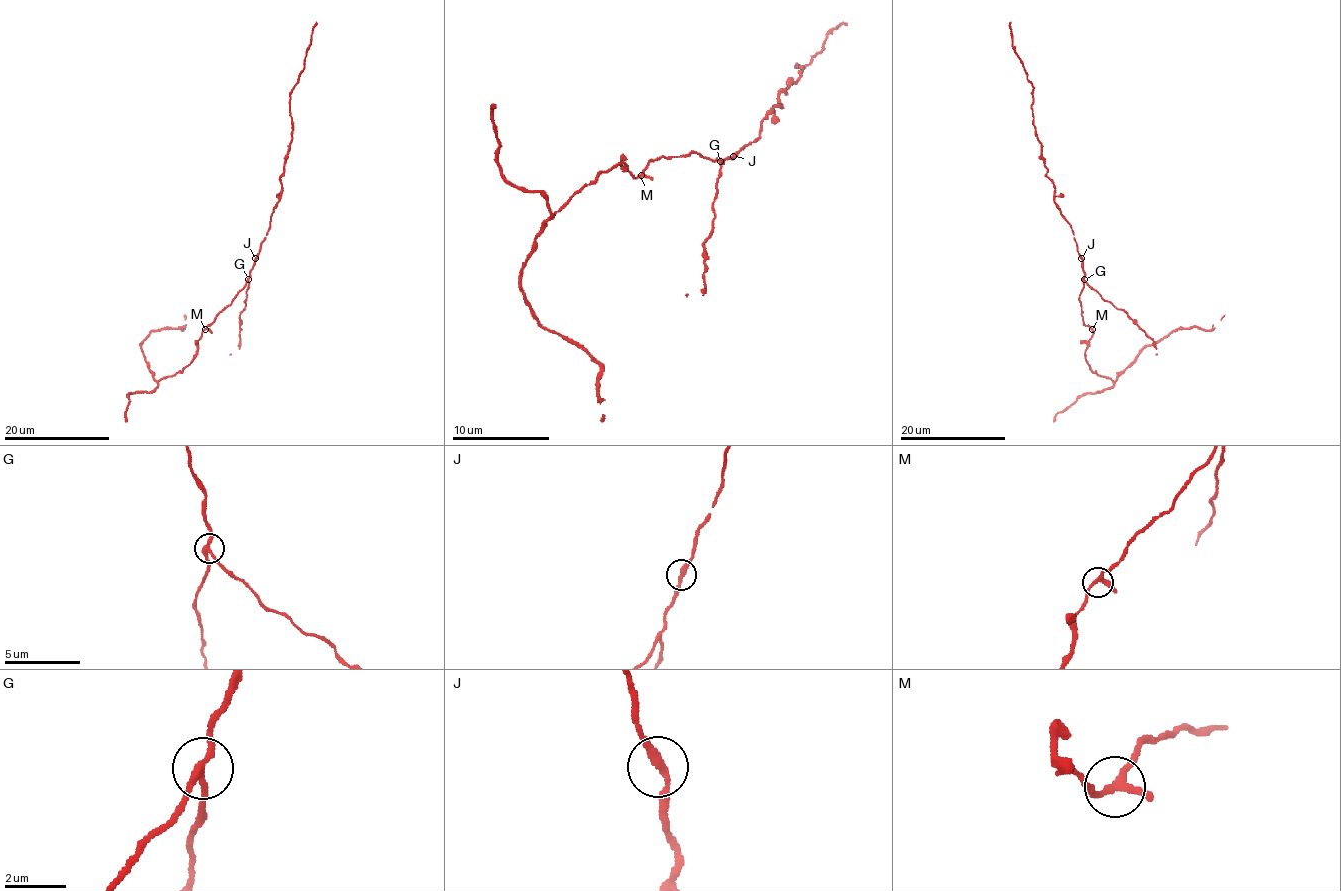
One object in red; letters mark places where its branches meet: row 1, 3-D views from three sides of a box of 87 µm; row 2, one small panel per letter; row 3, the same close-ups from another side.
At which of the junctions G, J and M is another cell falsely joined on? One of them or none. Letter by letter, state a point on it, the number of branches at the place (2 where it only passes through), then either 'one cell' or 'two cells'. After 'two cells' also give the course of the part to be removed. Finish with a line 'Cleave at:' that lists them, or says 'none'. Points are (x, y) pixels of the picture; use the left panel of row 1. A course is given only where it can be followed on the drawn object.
G: place (248, 279); branches 3; two cells; course (249, 279), (245, 310), (240, 315), (238, 349), (229, 354)
J: place (255, 258); branches 2; one cell
M: place (205, 329); branches 3; one cell
Cleave at: G

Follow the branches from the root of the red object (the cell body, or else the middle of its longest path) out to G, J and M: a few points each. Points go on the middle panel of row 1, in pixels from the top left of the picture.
G: (709, 158), (721, 161)
J: (709, 158), (721, 161), (733, 156)
M: (709, 158), (699, 153), (662, 156), (650, 161), (641, 175)

